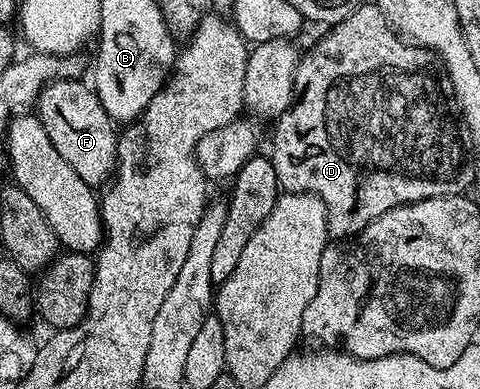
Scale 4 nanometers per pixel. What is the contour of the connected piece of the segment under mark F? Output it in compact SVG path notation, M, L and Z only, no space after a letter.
M59 79L50 82L40 91L36 115L52 139L52 147L64 155L64 163L91 187L102 187L111 180L118 159L118 133L115 122L110 120L98 102L98 94L89 84L79 79Z

